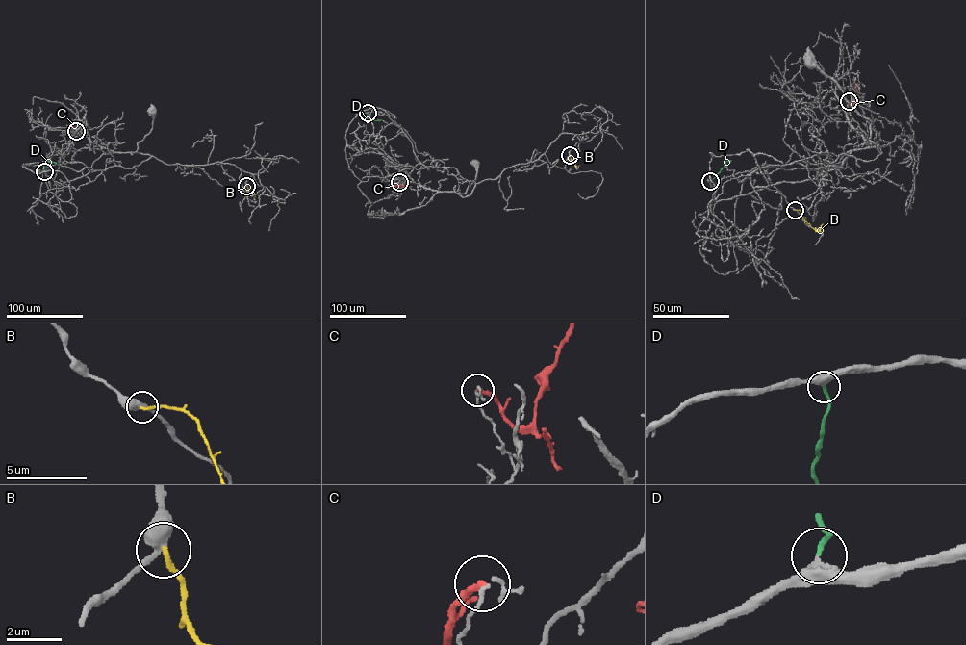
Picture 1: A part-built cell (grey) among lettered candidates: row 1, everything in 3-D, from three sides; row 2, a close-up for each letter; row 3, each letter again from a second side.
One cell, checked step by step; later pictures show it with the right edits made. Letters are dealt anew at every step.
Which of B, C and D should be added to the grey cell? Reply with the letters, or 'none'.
D

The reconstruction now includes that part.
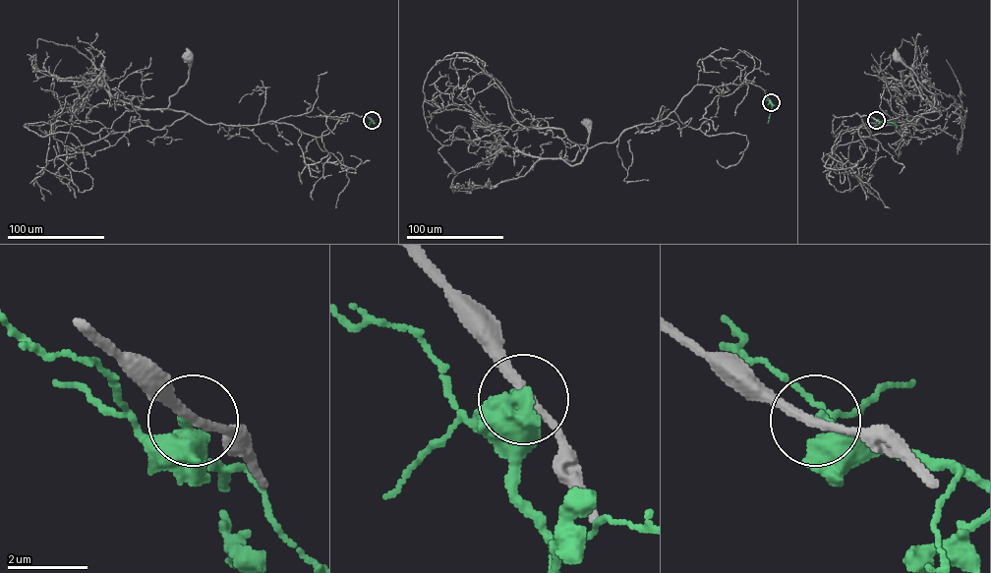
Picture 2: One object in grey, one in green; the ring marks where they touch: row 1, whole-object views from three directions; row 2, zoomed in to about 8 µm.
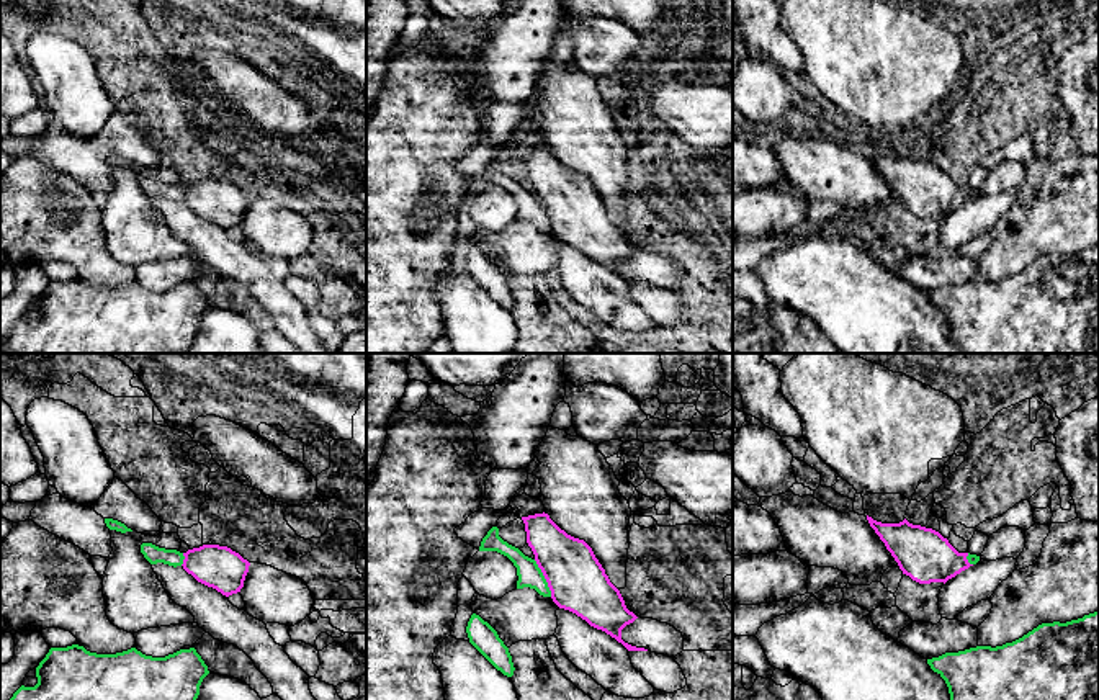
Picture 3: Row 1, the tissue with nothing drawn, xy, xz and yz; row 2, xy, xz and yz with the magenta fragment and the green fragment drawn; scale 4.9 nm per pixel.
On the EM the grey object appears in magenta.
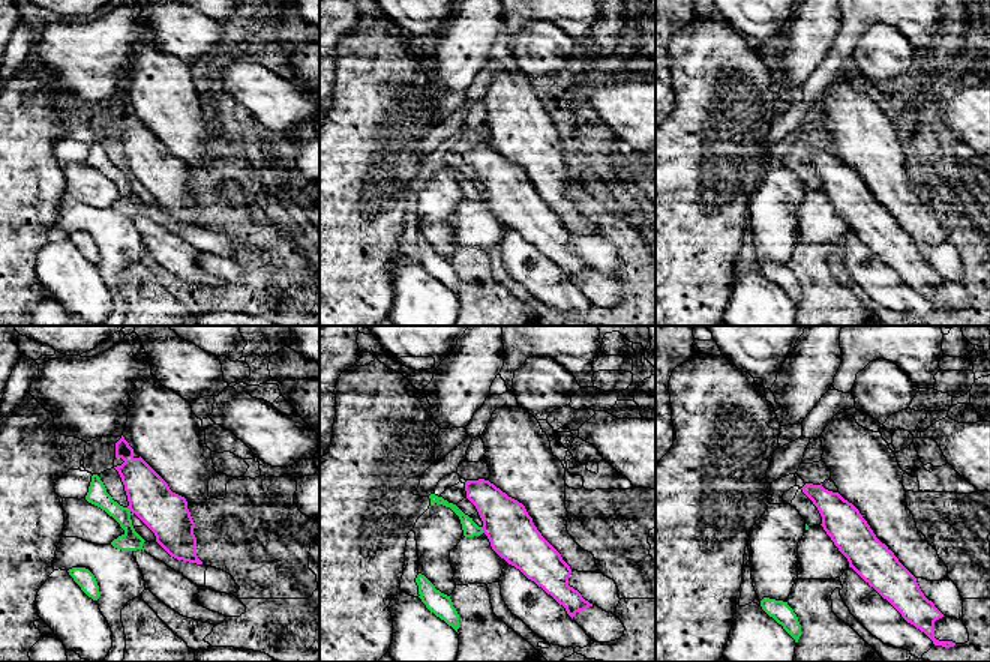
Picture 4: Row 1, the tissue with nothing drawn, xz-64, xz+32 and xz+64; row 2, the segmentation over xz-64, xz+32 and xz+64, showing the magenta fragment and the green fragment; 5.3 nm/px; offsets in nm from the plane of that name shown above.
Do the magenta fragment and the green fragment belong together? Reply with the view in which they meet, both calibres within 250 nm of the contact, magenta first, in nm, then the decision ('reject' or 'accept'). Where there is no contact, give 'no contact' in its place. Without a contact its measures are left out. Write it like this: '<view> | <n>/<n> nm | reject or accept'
xz | 280/120 nm | reject

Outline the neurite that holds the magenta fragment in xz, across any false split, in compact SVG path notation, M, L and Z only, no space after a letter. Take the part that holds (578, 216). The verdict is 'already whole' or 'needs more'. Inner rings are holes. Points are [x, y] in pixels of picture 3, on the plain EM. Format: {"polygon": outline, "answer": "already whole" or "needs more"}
{"polygon": "M545 146L522 154L527 177L548 216L553 236L605 265L628 285L648 285L621 273L621 263L638 250L626 242L592 182L561 164Z", "answer": "already whole"}

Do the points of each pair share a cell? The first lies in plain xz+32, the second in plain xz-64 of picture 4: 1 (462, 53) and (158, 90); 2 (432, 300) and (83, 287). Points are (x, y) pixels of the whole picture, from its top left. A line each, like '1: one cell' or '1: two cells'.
1: two cells
2: one cell

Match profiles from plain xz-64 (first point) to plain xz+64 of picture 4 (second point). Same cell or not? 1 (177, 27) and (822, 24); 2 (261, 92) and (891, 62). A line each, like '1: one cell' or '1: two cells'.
1: two cells
2: two cells

